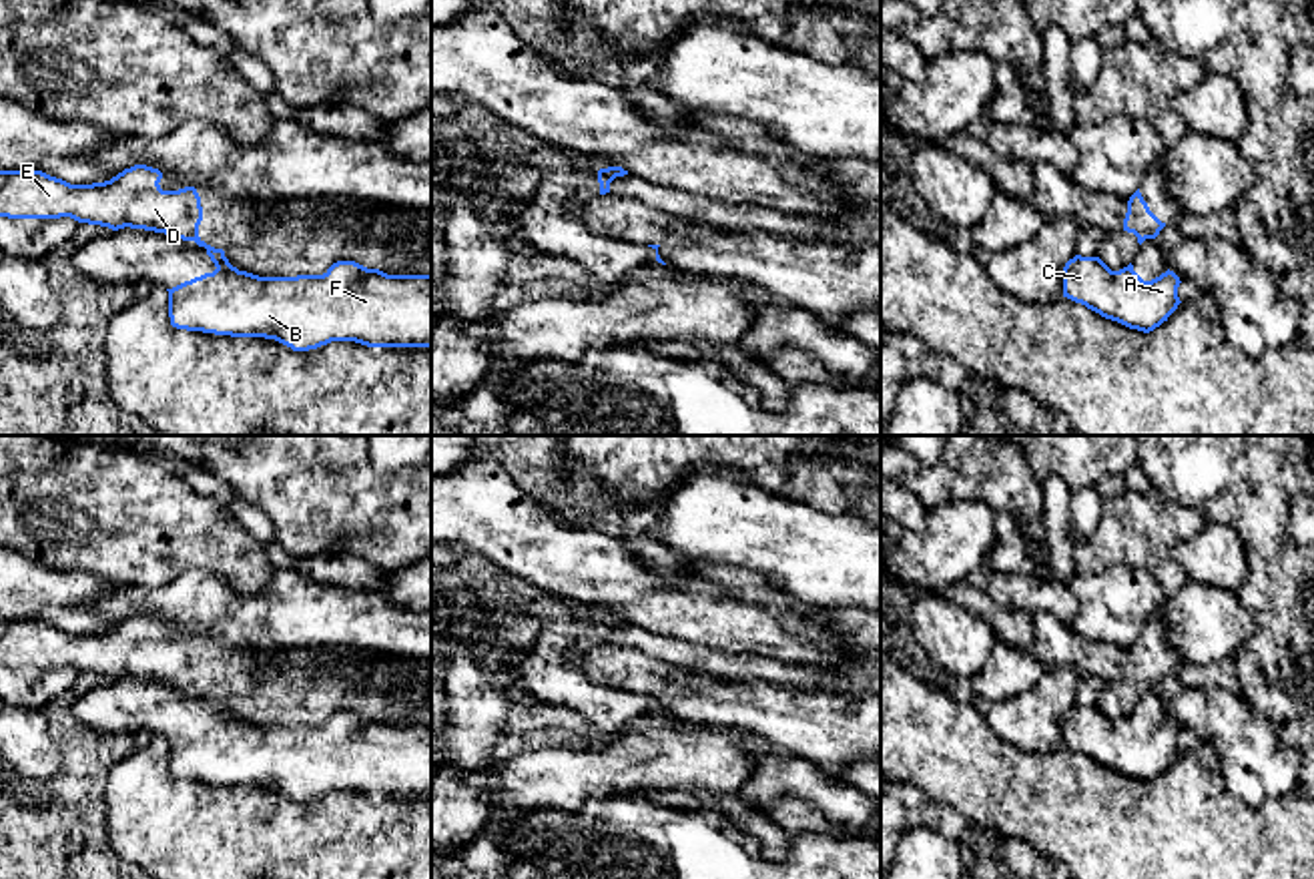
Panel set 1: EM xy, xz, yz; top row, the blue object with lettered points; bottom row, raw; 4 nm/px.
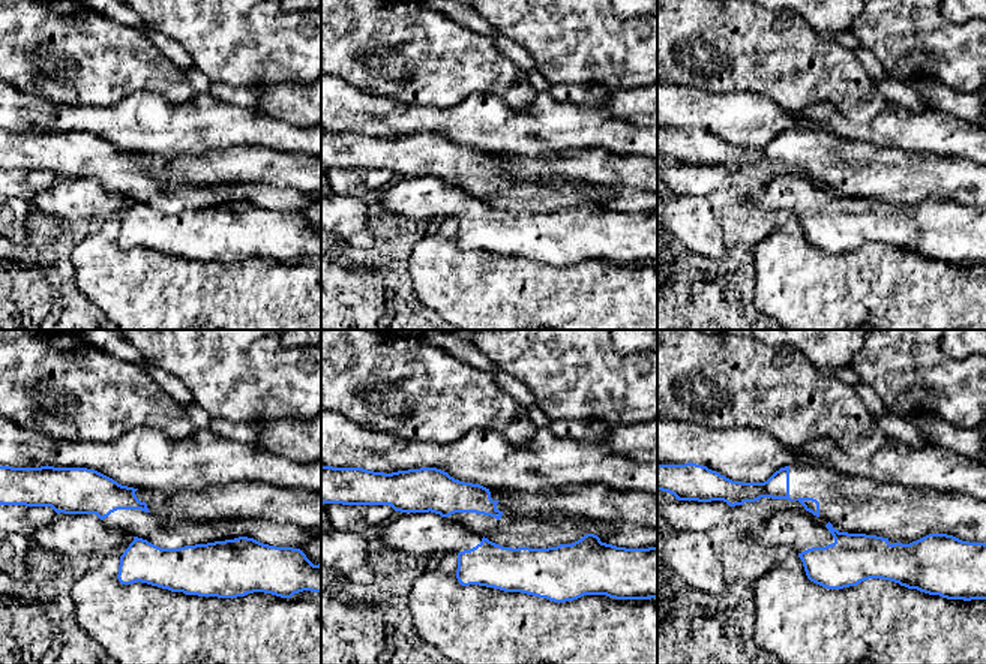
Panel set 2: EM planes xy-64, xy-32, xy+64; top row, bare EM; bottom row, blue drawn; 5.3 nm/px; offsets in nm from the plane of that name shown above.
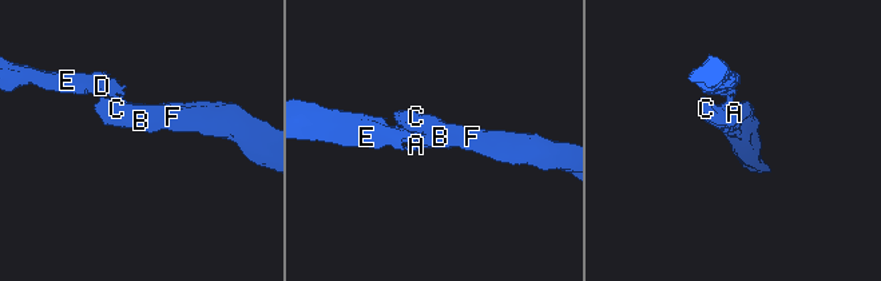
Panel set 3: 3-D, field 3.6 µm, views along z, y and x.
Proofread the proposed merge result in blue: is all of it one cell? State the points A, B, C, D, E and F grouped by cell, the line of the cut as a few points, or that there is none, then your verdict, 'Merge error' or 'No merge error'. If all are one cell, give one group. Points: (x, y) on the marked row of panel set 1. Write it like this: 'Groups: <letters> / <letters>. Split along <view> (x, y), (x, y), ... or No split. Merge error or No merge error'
Groups: A B C F / D E. Split along xy (207, 249), (223, 255). Merge error

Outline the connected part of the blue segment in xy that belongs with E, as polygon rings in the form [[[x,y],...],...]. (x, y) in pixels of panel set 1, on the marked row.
[[[134,165],[92,185],[70,185],[42,171],[0,171],[0,217],[70,217],[112,231],[144,229],[225,255],[199,237],[203,207],[197,189],[162,191],[160,179],[162,173],[146,165]]]

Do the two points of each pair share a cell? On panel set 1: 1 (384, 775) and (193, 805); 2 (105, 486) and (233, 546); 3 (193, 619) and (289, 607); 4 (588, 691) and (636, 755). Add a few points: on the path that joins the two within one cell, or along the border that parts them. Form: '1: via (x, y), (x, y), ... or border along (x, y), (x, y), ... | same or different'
1: border along (231, 785), (273, 787), (293, 799), (323, 795) | different
2: via (137, 518), (145, 526), (183, 528), (201, 534) | same
3: via (217, 617), (265, 617) | same
4: border along (622, 731), (612, 737) | different

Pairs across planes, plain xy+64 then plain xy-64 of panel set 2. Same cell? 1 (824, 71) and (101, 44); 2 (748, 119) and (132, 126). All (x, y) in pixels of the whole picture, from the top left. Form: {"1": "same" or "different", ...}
{"1": "same", "2": "different"}

